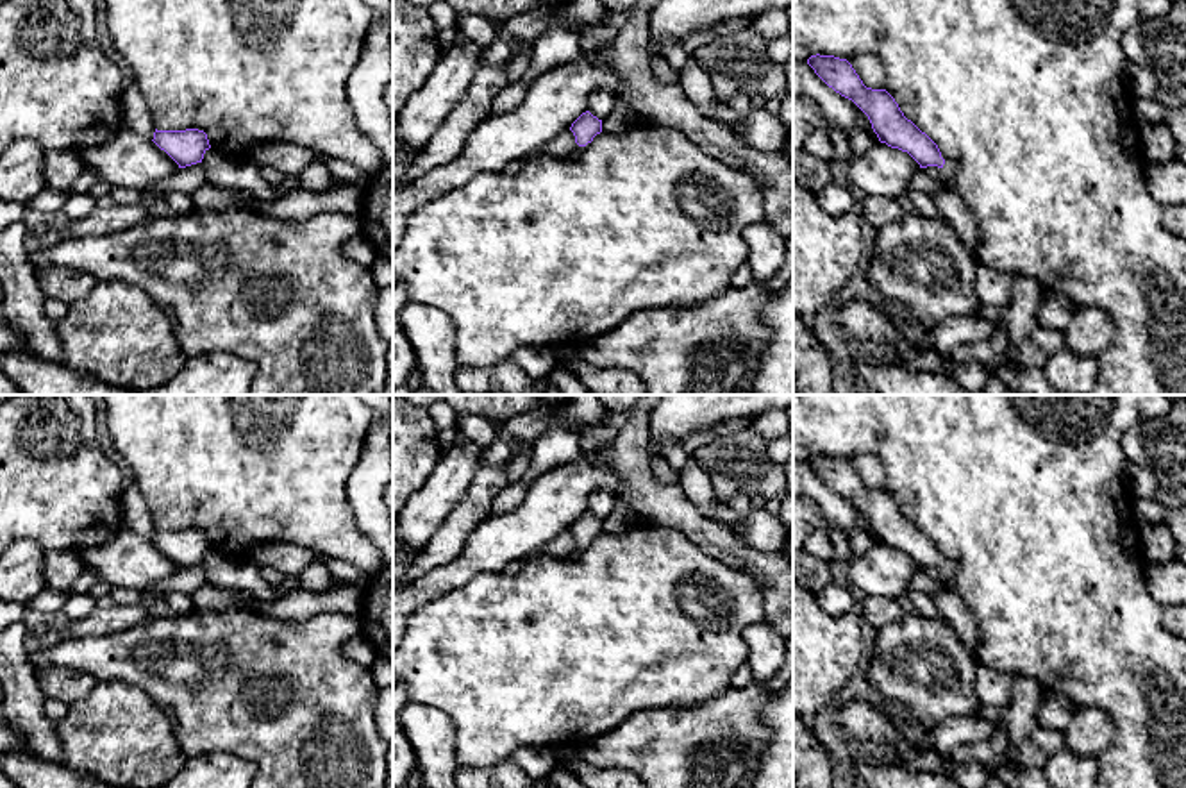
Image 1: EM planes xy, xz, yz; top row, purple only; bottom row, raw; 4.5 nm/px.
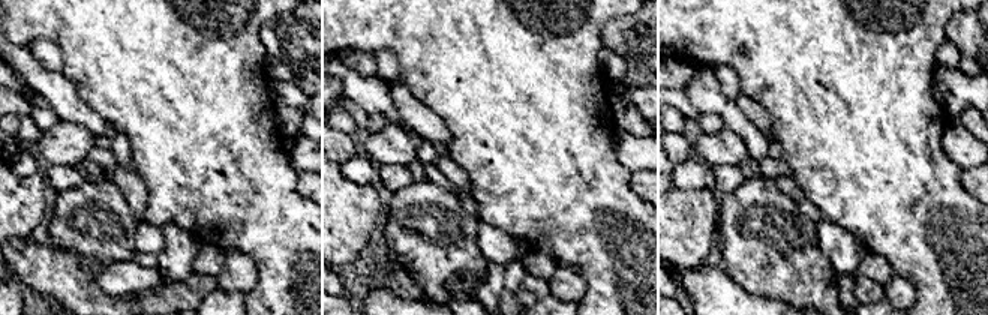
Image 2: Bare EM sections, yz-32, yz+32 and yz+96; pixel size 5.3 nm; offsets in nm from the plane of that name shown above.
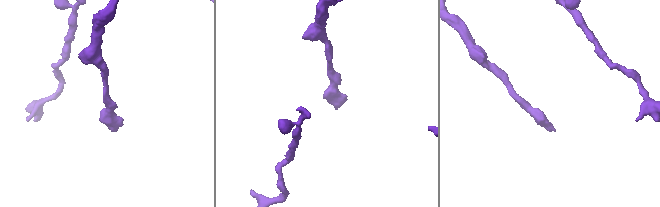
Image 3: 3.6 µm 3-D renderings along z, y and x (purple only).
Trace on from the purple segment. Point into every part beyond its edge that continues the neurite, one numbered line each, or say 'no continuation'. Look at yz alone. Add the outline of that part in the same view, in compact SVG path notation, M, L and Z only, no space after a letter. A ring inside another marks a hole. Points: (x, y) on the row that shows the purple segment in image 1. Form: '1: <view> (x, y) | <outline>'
1: yz (947, 174) | M943 154L941 157L945 159L945 164L940 168L940 182L943 184L945 189L954 191L957 164L956 161L945 157Z

